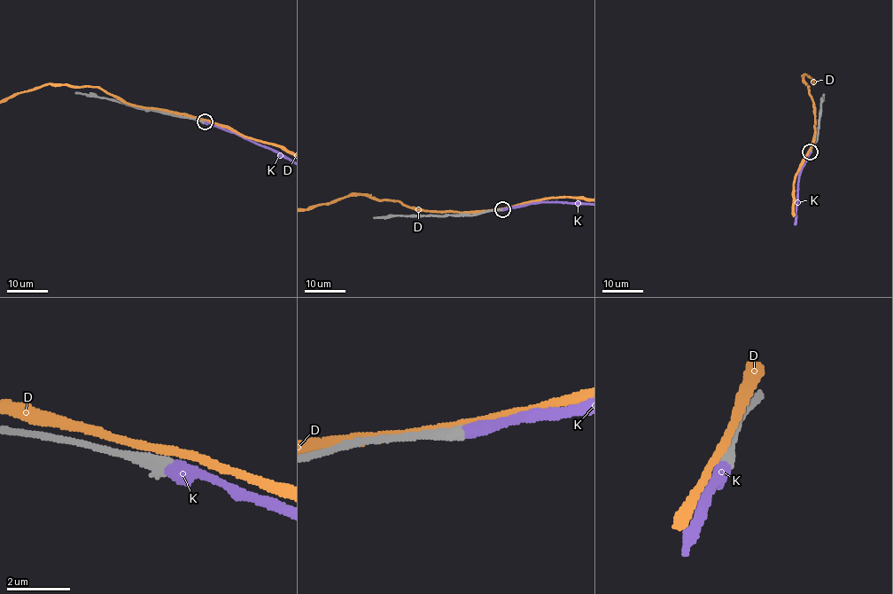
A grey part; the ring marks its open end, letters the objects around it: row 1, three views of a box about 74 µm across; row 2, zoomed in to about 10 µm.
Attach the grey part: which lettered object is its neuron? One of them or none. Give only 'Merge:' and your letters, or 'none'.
Merge: K

